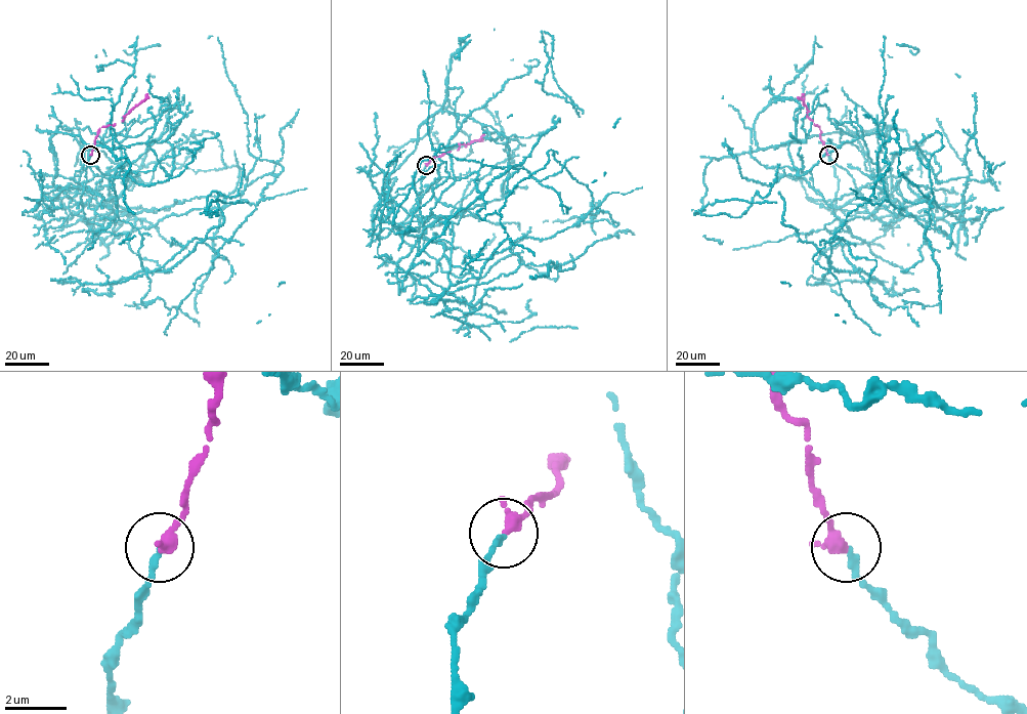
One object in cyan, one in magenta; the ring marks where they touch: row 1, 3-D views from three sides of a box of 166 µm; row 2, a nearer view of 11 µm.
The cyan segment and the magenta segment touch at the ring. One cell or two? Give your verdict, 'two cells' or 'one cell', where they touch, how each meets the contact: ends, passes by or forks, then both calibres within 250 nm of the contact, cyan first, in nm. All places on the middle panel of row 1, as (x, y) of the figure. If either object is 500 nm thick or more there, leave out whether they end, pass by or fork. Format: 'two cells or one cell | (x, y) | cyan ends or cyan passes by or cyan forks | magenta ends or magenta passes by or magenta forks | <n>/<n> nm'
one cell | (426, 165) | cyan ends | magenta ends | 220/400 nm

